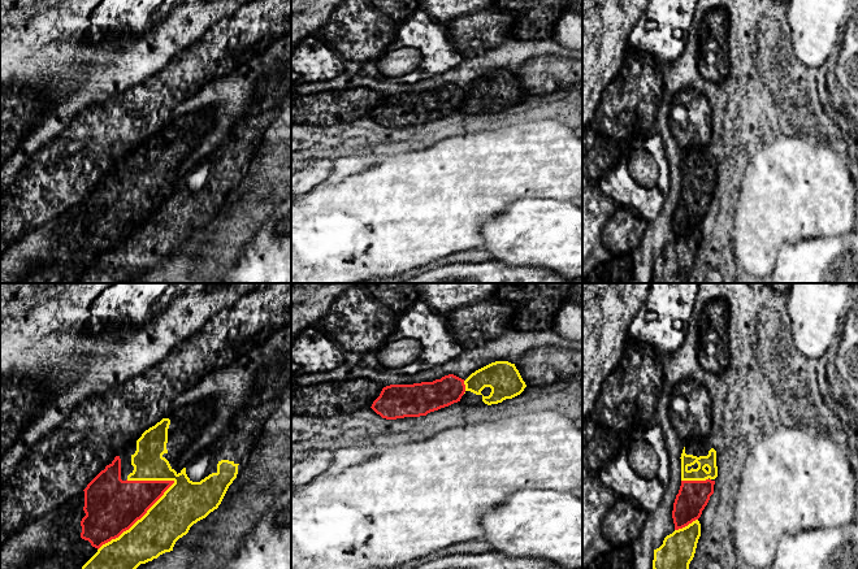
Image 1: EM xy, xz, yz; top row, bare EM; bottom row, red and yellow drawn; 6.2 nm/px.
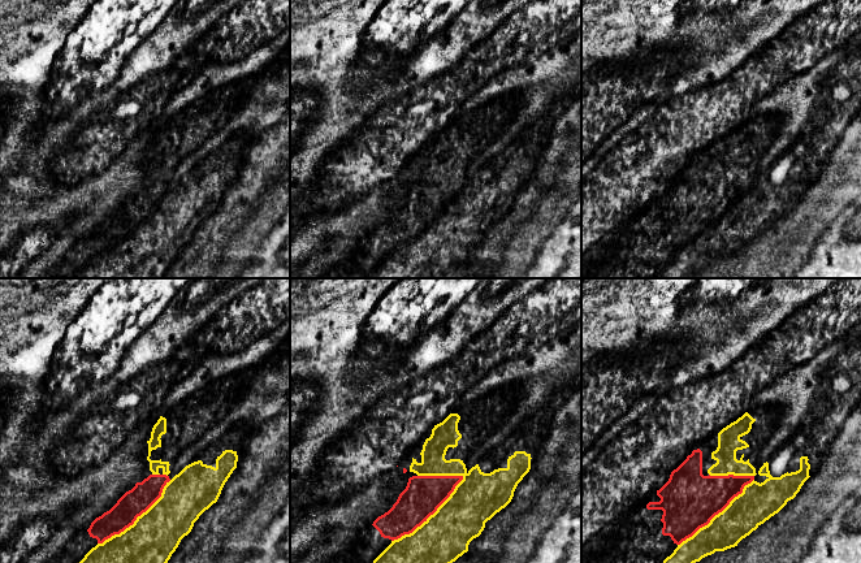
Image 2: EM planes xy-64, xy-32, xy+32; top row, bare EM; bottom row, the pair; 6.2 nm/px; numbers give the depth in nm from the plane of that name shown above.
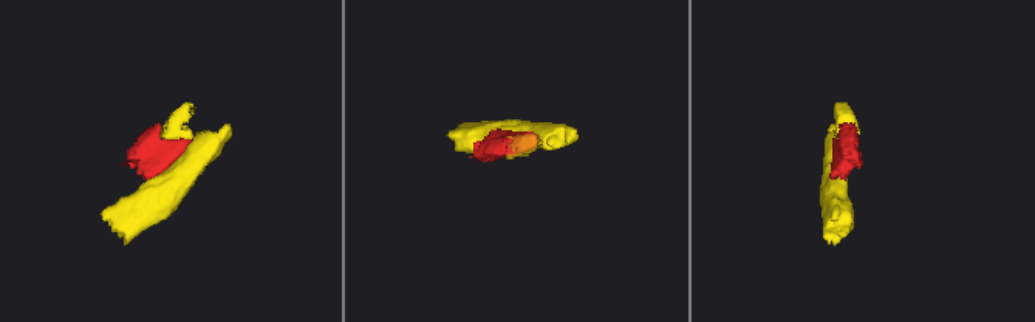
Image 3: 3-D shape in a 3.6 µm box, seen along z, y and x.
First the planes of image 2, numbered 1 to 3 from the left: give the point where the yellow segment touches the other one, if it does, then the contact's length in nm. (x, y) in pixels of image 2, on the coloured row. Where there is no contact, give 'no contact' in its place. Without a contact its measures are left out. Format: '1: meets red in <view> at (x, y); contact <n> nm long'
1: meets red in xy-64 at (135, 519); contact 600 nm long
2: meets red in xy-32 at (431, 514); contact 600 nm long
3: meets red in xy+32 at (717, 514); contact 650 nm long

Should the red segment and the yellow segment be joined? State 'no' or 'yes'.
no

